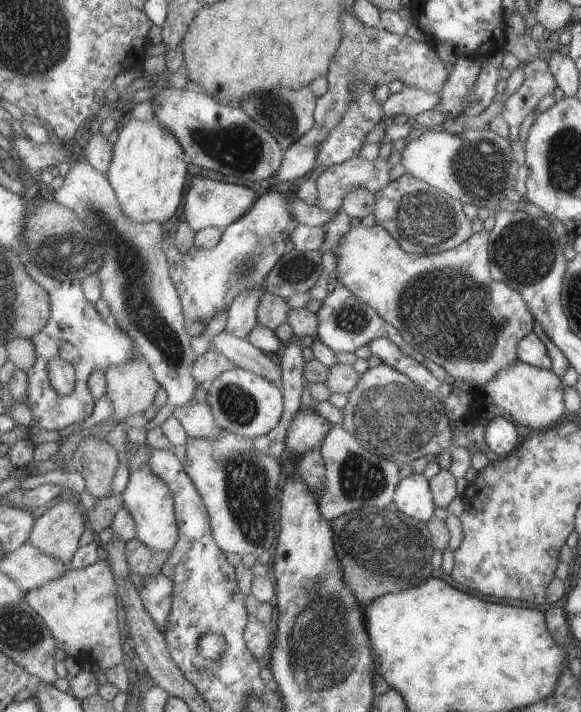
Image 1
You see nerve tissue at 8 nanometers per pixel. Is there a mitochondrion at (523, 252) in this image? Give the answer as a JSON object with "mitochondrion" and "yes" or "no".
{"mitochondrion":"yes"}

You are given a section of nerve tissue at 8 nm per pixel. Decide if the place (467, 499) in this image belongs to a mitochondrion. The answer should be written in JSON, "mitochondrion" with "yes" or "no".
{"mitochondrion":"no"}

